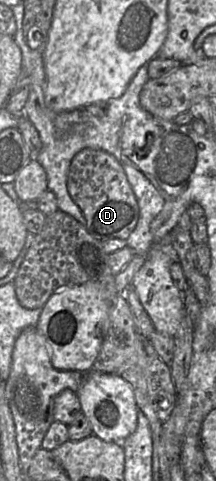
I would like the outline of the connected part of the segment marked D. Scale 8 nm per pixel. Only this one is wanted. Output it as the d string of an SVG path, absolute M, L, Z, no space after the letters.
M86 148L73 158L67 178L67 189L86 219L88 232L100 241L127 240L139 220L140 210L123 167L110 153Z

